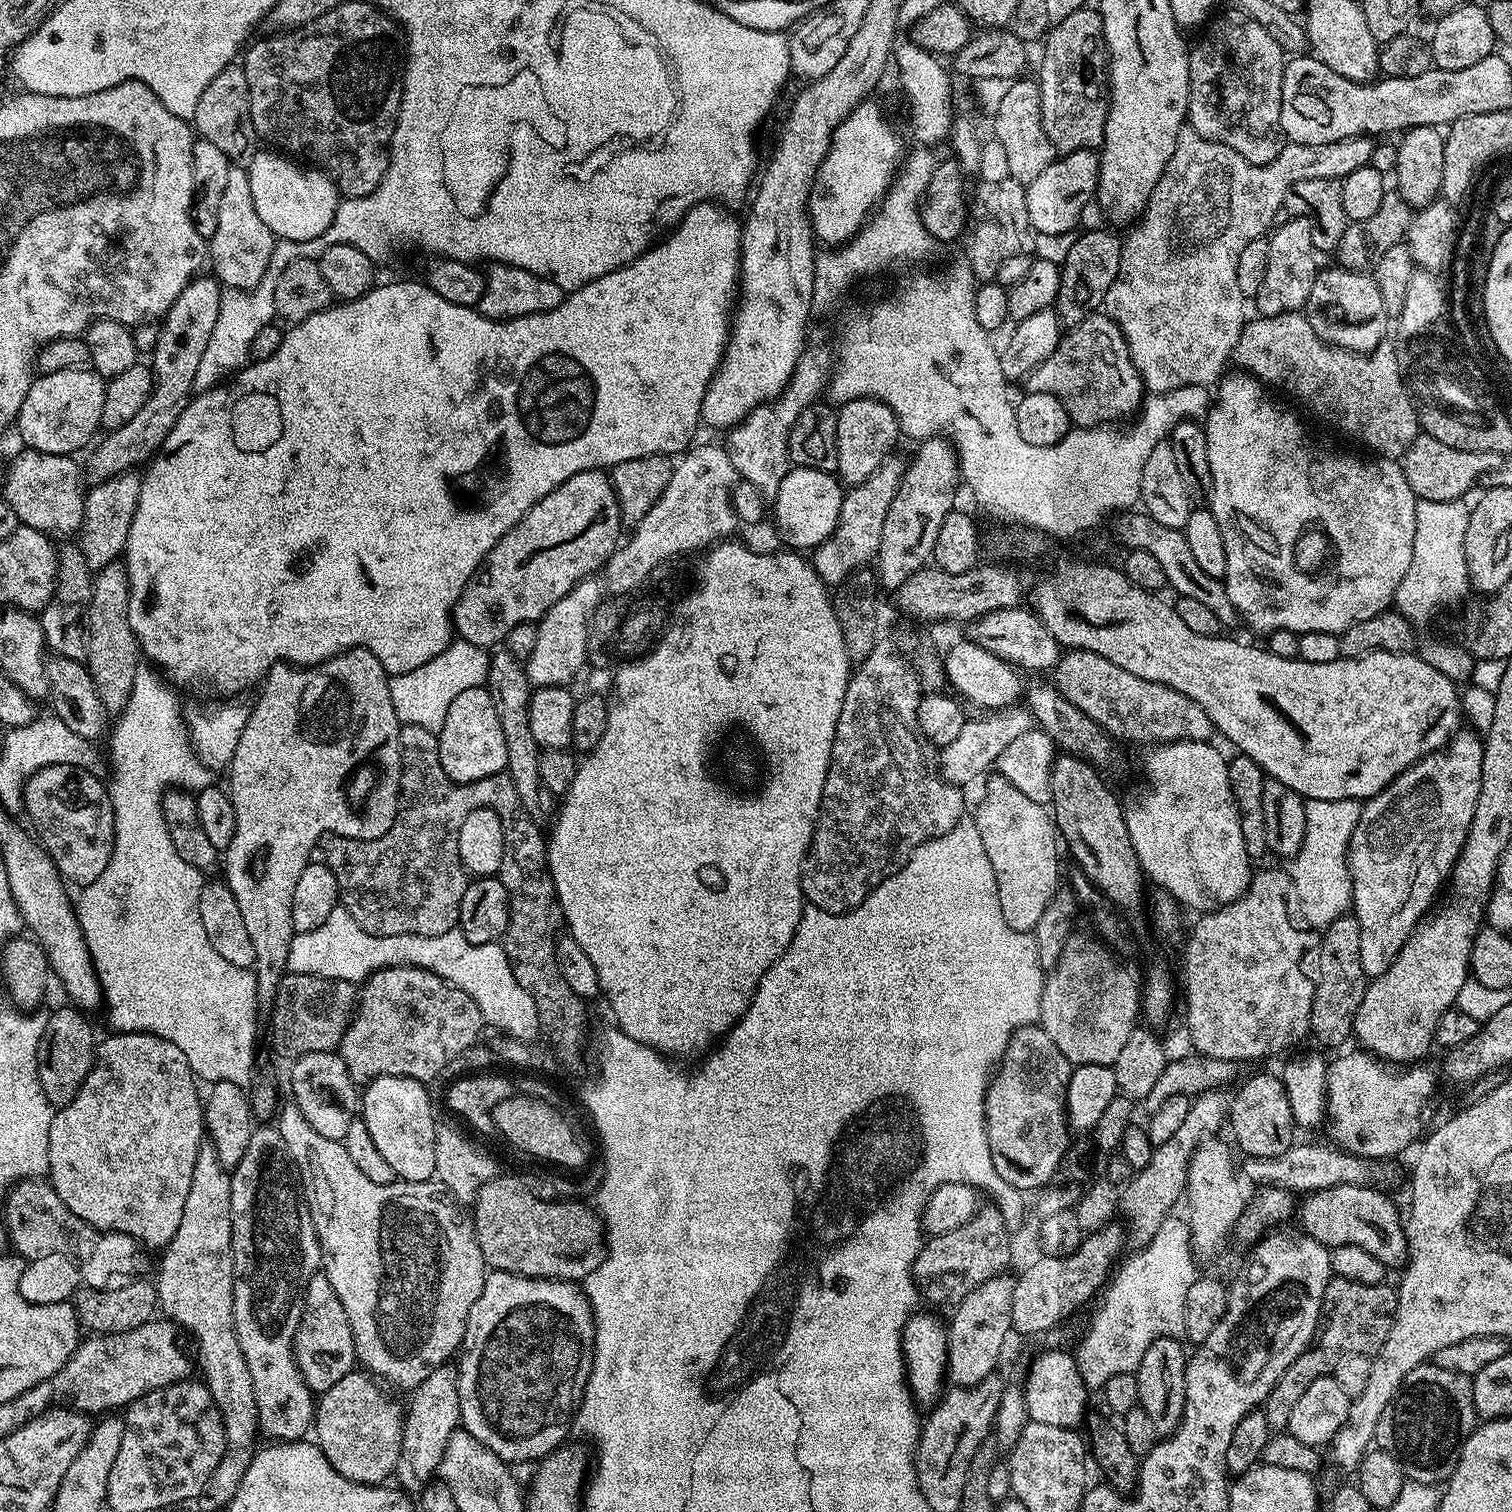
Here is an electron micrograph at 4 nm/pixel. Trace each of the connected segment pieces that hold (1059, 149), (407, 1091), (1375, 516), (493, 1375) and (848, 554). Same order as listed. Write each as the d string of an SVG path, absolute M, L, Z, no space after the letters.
M1085 6L1066 14L1048 29L1043 41L1044 57L1040 60L1038 83L1042 94L1042 130L1058 154L1099 149L1104 143L1104 127L1108 117L1109 89L1106 87L1106 49L1102 18L1095 7Z
M379 1076L368 1081L358 1104L359 1119L370 1130L370 1138L378 1146L378 1154L386 1158L386 1166L394 1169L396 1177L410 1182L432 1180L436 1174L434 1142L438 1117L432 1113L432 1100L424 1088L427 1087L414 1078Z
M1243 370L1233 371L1231 374L1225 375L1219 381L1218 387L1214 392L1214 399L1211 401L1208 415L1203 421L1204 433L1208 439L1208 453L1210 454L1210 474L1212 475L1212 495L1210 497L1210 511L1214 514L1214 522L1218 522L1218 530L1222 530L1222 542L1226 542L1226 574L1224 575L1224 585L1228 593L1233 596L1236 602L1236 610L1241 621L1244 620L1256 632L1267 634L1277 632L1278 630L1290 630L1297 634L1303 634L1312 631L1333 632L1335 634L1343 634L1347 632L1350 626L1354 626L1358 622L1366 622L1366 618L1374 618L1374 614L1382 614L1389 611L1393 607L1396 591L1398 590L1398 582L1402 582L1402 578L1406 575L1406 570L1410 570L1410 557L1414 554L1414 522L1416 521L1416 502L1417 496L1414 490L1410 490L1410 482L1406 482L1406 474L1403 467L1395 459L1392 458L1368 458L1372 460L1363 460L1360 456L1347 456L1344 452L1327 452L1324 448L1315 448L1308 441L1308 436L1304 433L1304 424L1291 412L1288 408L1279 408L1270 397L1267 396L1265 385L1257 380L1255 376L1249 376Z
M489 1271L478 1302L470 1306L464 1343L458 1353L460 1424L505 1462L539 1462L565 1443L592 1369L596 1327L583 1291L567 1280L535 1280Z
M890 454L866 478L866 482L853 484L845 491L842 510L838 518L838 526L811 553L810 563L815 572L819 572L825 584L839 586L854 572L861 571L867 562L875 561L876 551L882 542L882 526L886 523L886 510L890 510L890 502L894 502L894 494L898 494L900 477L906 467L905 457Z

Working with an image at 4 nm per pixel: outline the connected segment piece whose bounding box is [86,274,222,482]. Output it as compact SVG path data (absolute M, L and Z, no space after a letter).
M200 274L192 279L182 290L182 294L178 294L178 298L172 303L170 310L164 313L162 317L164 325L159 325L156 344L150 349L150 356L152 356L150 367L155 387L153 387L146 406L142 406L142 410L138 410L138 414L134 414L134 418L130 422L126 422L126 426L107 433L103 437L105 440L93 450L92 457L88 460L88 468L86 464L86 476L89 481L109 480L111 476L118 476L122 472L135 469L137 467L135 464L147 465L166 442L170 430L174 430L174 422L178 422L182 410L186 410L186 406L192 401L194 374L198 371L198 362L202 362L202 353L206 350L206 342L210 342L210 333L214 330L214 322L218 322L218 310L222 295L222 285L215 275L204 275Z

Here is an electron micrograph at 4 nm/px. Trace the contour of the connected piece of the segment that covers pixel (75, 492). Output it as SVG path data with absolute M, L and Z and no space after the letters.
M24 448L13 458L7 461L7 472L5 480L2 483L2 498L18 514L21 525L25 528L33 528L45 534L52 532L61 532L64 538L71 534L79 533L80 524L84 521L84 498L86 495L86 480L82 475L82 468L75 464L72 456L63 456L62 454L46 454L45 452L36 452L32 448Z

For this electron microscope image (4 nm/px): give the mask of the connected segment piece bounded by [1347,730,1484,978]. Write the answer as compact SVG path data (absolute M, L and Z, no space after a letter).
M1457 731L1439 751L1411 764L1378 794L1363 801L1357 825L1349 838L1347 869L1352 879L1351 911L1362 930L1362 970L1365 977L1378 977L1388 969L1409 934L1433 907L1432 899L1440 883L1451 877L1452 868L1460 856L1460 847L1464 845L1468 827L1474 818L1474 806L1478 806L1484 753L1483 739L1464 731Z

